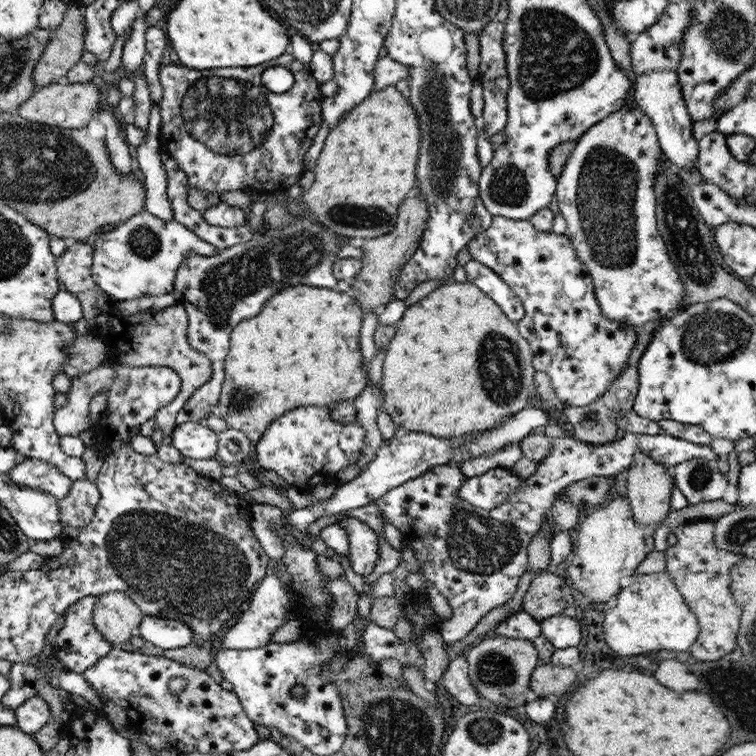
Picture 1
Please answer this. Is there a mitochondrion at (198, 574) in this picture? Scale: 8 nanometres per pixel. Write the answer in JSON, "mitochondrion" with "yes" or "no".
{"mitochondrion":"yes"}

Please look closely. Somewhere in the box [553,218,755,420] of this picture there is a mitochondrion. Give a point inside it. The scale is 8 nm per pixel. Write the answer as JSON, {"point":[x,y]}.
{"point":[711,337]}

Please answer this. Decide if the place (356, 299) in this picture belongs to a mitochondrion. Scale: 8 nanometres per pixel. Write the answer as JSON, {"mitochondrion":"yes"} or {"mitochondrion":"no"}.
{"mitochondrion":"no"}

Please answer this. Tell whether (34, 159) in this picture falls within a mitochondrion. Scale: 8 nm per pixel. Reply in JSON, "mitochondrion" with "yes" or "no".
{"mitochondrion":"yes"}

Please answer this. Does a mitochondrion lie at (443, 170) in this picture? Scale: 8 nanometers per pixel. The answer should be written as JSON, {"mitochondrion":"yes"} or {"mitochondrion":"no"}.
{"mitochondrion":"yes"}

